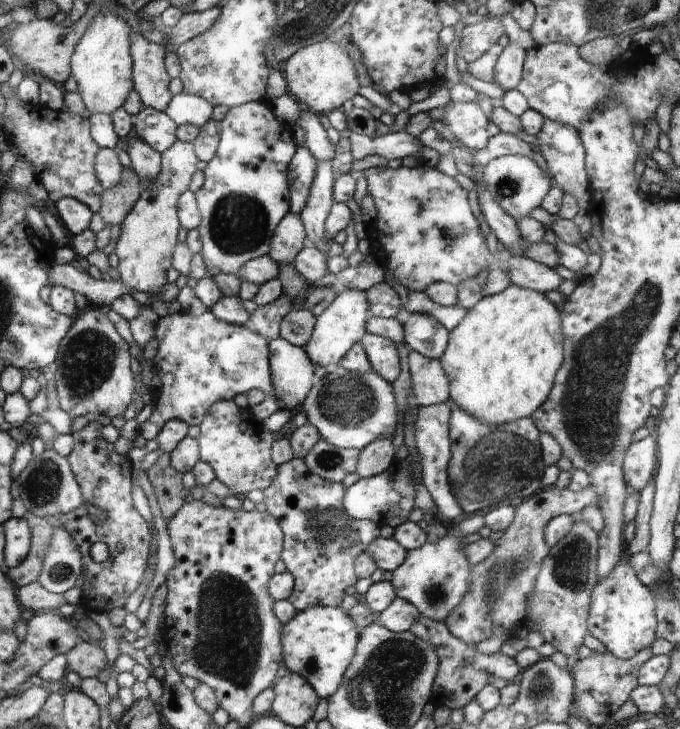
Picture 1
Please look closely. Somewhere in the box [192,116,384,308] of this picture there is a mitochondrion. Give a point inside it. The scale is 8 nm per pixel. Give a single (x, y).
(238, 225)

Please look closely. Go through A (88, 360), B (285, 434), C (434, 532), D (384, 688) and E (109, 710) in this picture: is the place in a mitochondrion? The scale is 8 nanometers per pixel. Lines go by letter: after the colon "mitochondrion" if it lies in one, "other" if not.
A: mitochondrion
B: other
C: other
D: mitochondrion
E: other

